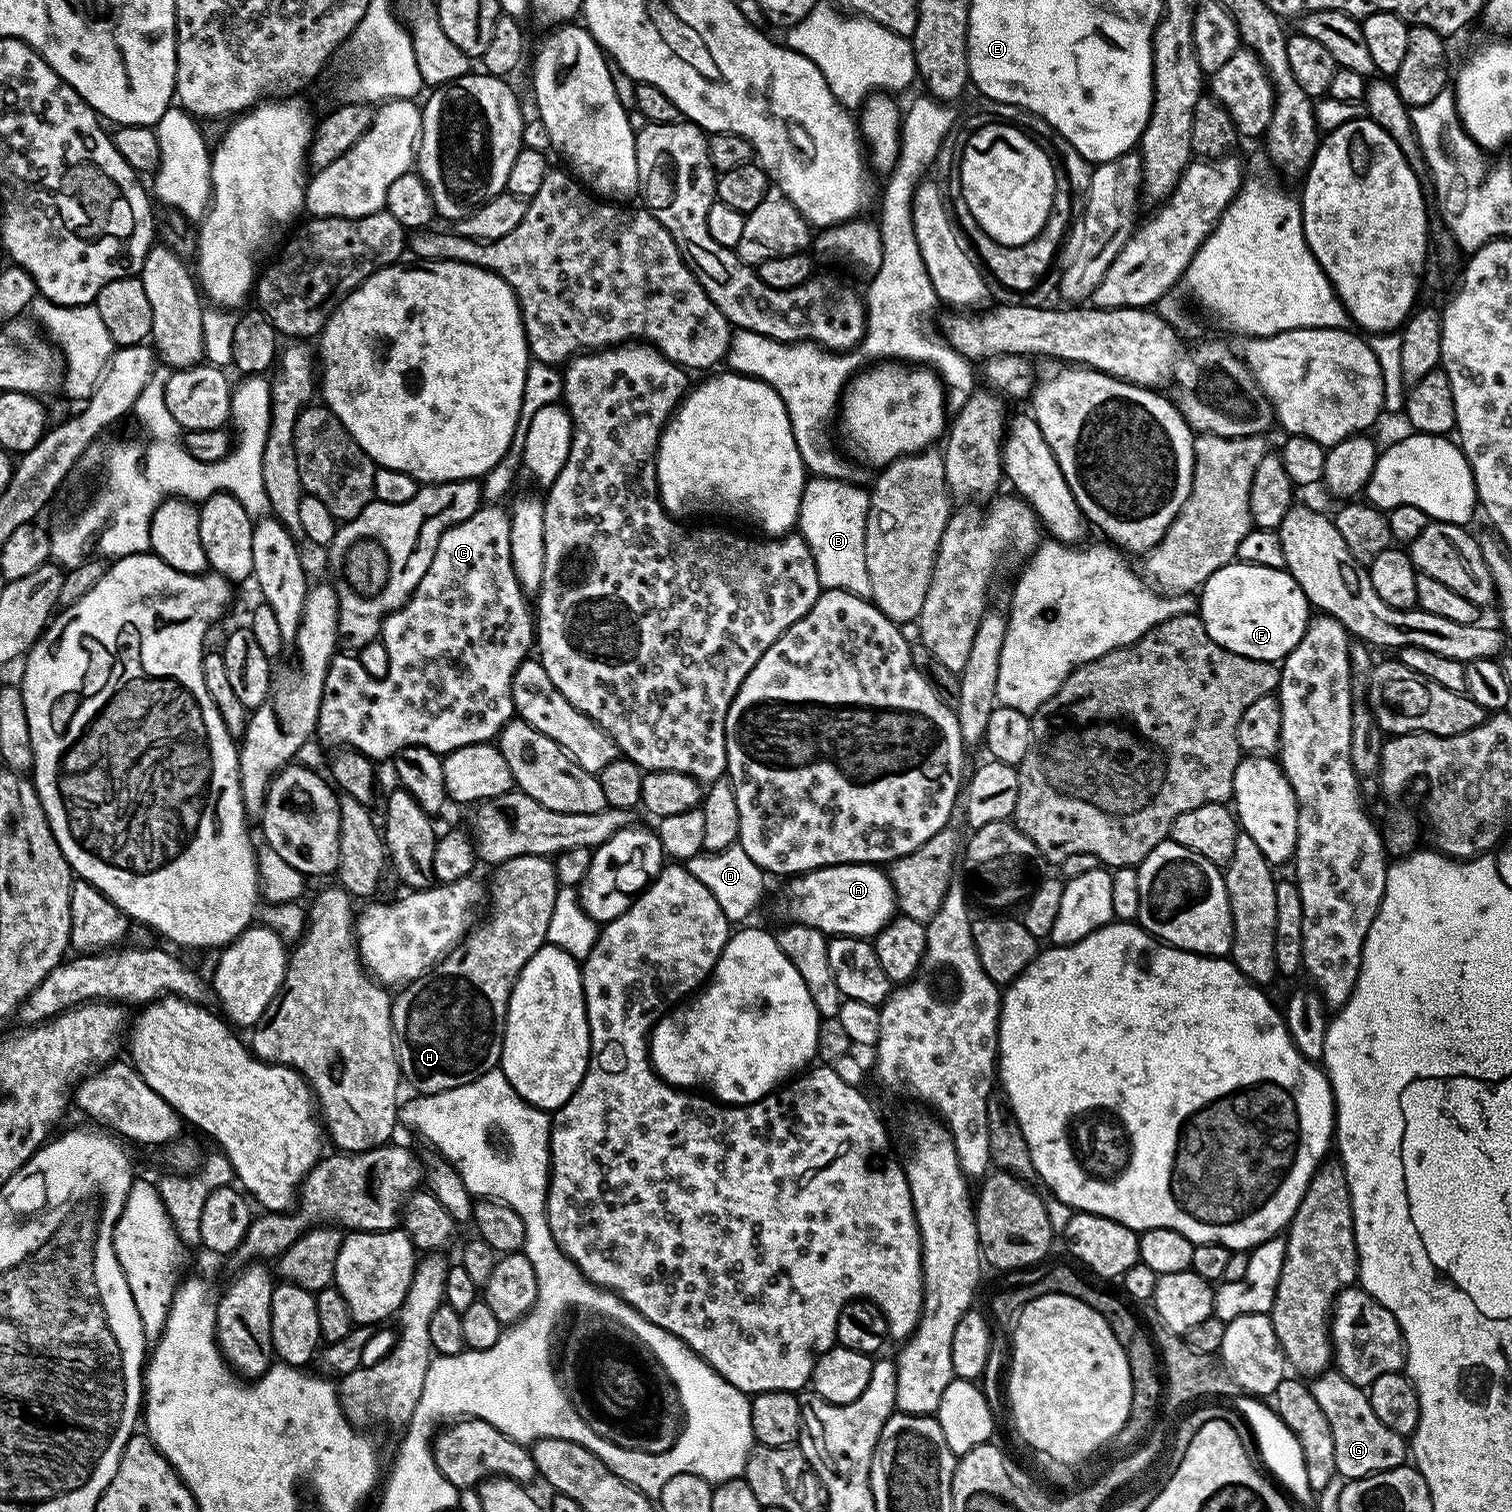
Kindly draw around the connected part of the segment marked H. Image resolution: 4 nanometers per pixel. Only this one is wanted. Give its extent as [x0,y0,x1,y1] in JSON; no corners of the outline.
[392,856,562,1096]

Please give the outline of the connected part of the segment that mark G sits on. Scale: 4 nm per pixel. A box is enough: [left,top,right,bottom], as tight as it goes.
[1310,1370,1410,1481]

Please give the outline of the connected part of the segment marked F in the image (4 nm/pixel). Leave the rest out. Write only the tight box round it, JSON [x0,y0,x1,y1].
[1198,562,1310,662]

